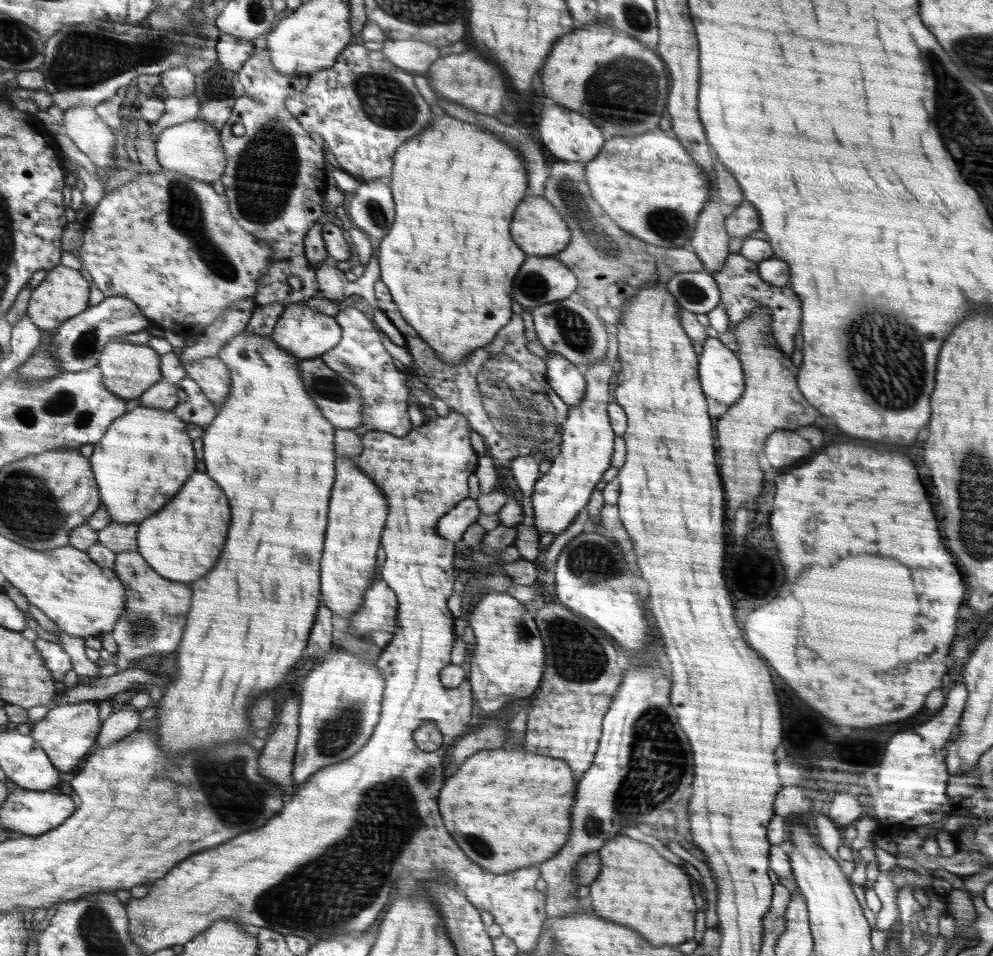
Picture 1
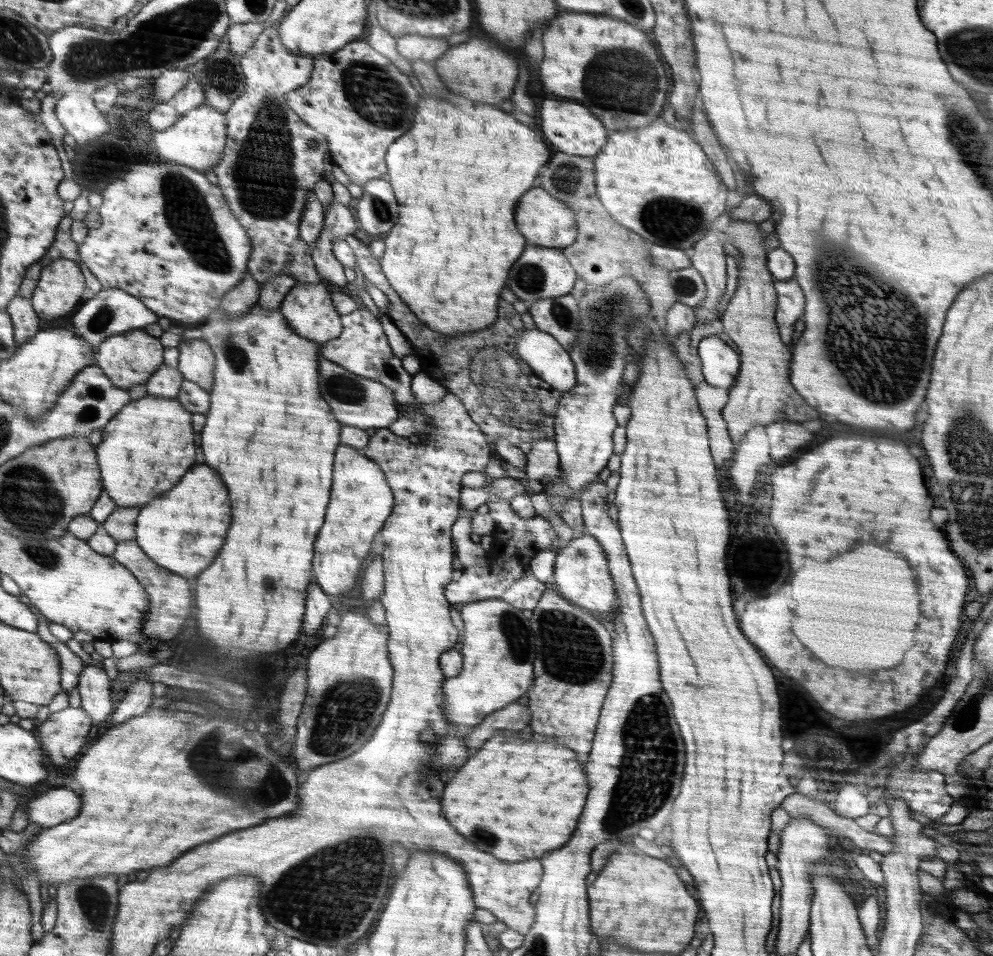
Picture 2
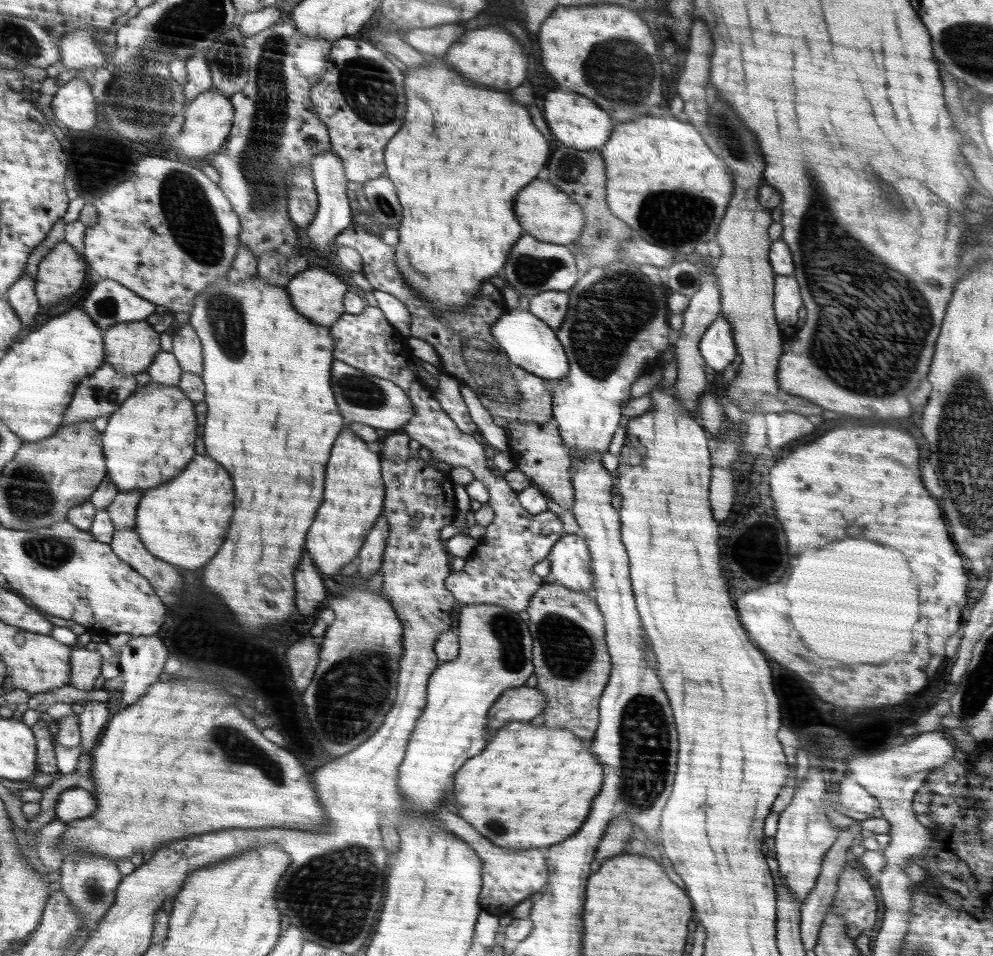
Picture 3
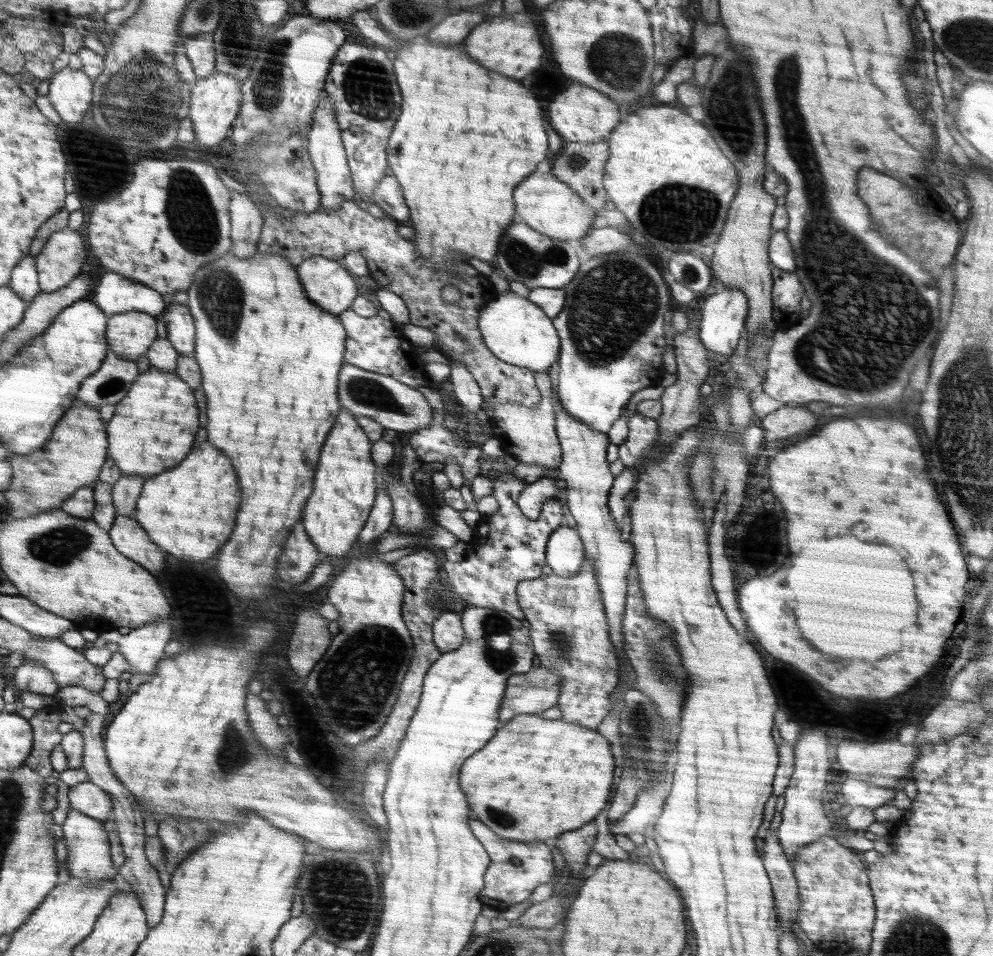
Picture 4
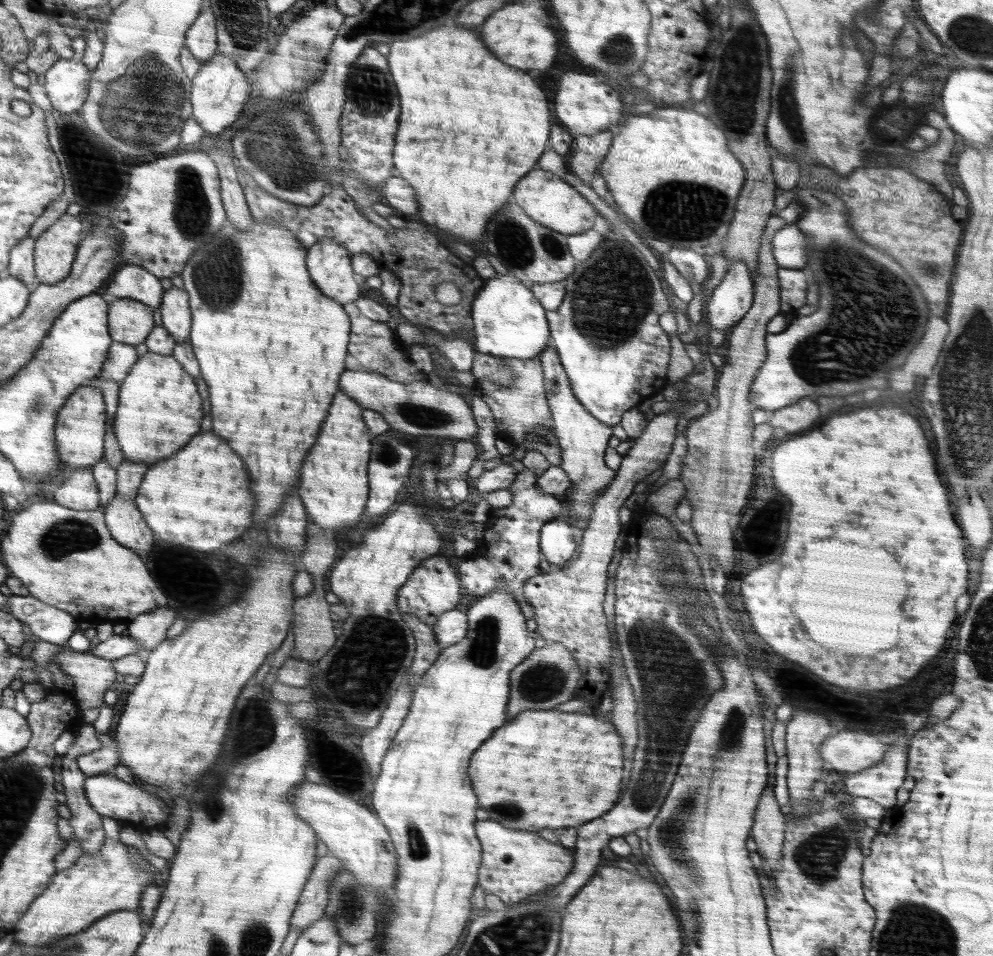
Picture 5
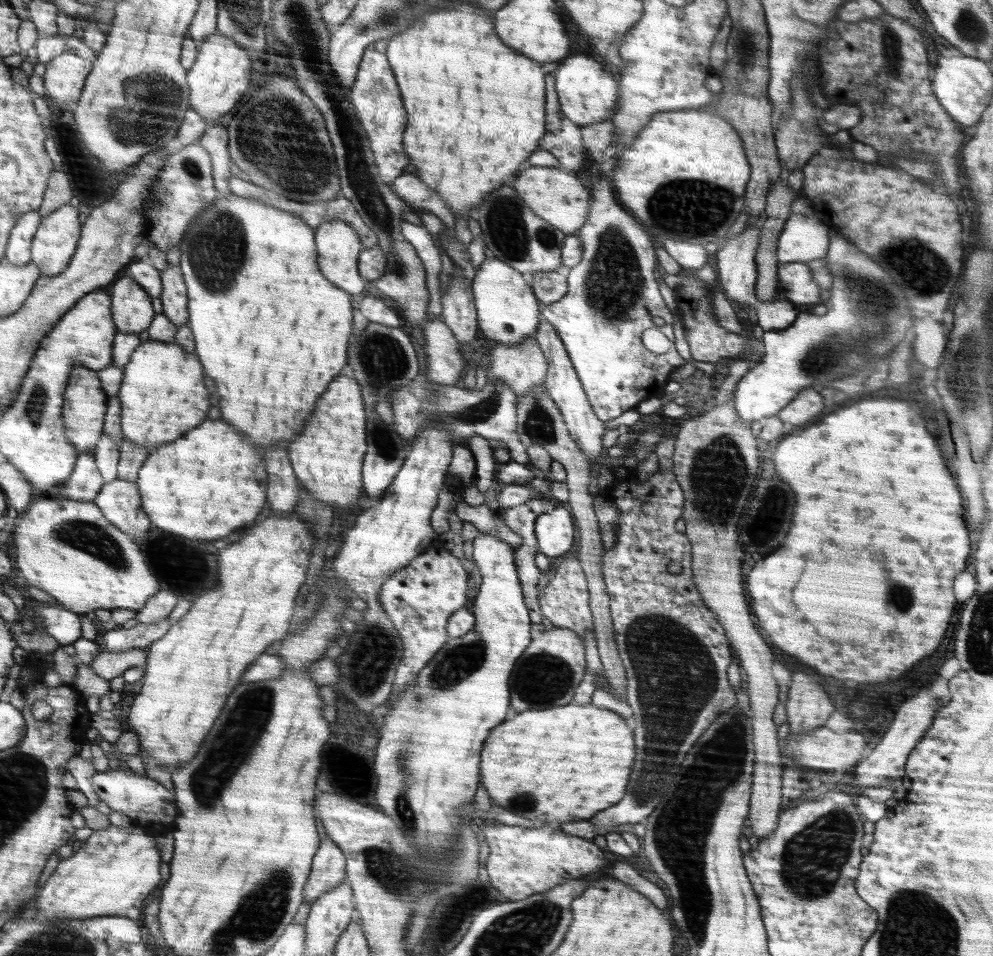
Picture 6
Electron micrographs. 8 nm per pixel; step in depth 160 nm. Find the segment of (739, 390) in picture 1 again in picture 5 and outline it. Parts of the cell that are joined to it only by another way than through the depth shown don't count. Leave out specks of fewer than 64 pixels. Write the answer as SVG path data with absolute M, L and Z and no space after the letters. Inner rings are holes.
M741 260L733 262L722 282L715 286L707 300L704 313L709 327L725 330L729 335L755 302L754 294L755 281L747 264Z

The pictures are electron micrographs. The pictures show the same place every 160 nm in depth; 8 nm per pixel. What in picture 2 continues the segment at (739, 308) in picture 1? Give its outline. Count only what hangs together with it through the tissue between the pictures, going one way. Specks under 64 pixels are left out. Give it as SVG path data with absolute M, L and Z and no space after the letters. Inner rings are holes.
M794 278L784 281L776 280L775 289L778 293L778 310L775 312L778 332L782 336L783 343L791 346L794 322L804 312L804 294Z

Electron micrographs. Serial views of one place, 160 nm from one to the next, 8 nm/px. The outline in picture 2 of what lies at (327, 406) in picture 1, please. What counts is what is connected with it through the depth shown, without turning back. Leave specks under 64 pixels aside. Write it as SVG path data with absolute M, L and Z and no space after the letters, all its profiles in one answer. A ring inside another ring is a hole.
M320 357L320 384L324 384L324 400L332 404L332 412L340 424L358 428L390 428L399 418L400 408L395 403L395 394L384 387L379 381L370 380L350 372L347 368L336 364L335 361Z

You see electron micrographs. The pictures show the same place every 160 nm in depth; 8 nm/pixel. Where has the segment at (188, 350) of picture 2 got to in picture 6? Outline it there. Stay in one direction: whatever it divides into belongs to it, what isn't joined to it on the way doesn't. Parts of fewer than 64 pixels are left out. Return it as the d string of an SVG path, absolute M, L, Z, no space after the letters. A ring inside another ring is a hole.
M168 264L160 274L163 285L159 298L162 301L163 315L177 327L187 324L190 319L190 310L187 308L190 298L187 296L187 285L183 279L182 268Z

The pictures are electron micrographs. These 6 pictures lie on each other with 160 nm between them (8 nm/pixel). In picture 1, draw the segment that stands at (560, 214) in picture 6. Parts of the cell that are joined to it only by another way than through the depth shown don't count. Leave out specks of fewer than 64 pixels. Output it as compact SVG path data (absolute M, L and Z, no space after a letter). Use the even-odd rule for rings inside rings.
M538 196L524 200L524 204L520 204L520 212L516 212L516 220L512 220L512 236L516 236L516 244L520 244L520 248L530 256L558 256L571 240L570 231L555 205Z

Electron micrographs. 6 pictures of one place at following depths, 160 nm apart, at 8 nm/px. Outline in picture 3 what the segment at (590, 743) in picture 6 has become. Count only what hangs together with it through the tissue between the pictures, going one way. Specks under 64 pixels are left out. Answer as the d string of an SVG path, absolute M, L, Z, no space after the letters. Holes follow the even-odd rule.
M512 721L499 730L500 736L494 736L488 748L468 760L460 776L456 776L456 812L482 836L488 836L492 844L512 848L514 852L545 849L566 840L582 826L592 798L602 788L602 766L582 746L582 739L567 729L534 728L529 722Z

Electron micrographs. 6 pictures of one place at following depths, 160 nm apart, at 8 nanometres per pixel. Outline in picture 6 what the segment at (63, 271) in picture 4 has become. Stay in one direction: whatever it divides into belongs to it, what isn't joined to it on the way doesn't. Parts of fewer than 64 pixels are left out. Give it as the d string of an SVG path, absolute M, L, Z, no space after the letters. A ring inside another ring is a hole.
M68 204L42 217L31 242L31 262L38 265L42 276L56 276L66 269L68 262L72 260L74 250L79 248L80 226L84 225L78 220L78 210Z

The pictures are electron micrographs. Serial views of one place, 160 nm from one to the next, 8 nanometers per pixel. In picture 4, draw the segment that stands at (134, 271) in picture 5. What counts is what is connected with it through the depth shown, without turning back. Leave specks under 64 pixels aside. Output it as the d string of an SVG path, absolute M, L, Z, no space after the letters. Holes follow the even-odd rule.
M110 271L102 273L92 302L107 315L141 310L152 316L158 316L167 307L159 292L141 282Z

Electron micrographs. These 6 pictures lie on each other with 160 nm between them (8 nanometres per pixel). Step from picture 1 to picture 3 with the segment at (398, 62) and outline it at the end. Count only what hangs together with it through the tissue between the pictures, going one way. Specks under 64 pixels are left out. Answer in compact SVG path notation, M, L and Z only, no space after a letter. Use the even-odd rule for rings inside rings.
M441 24L430 28L418 28L408 32L401 38L406 44L413 46L418 52L444 56L446 50L454 44L456 36L462 36L464 28L460 24Z

